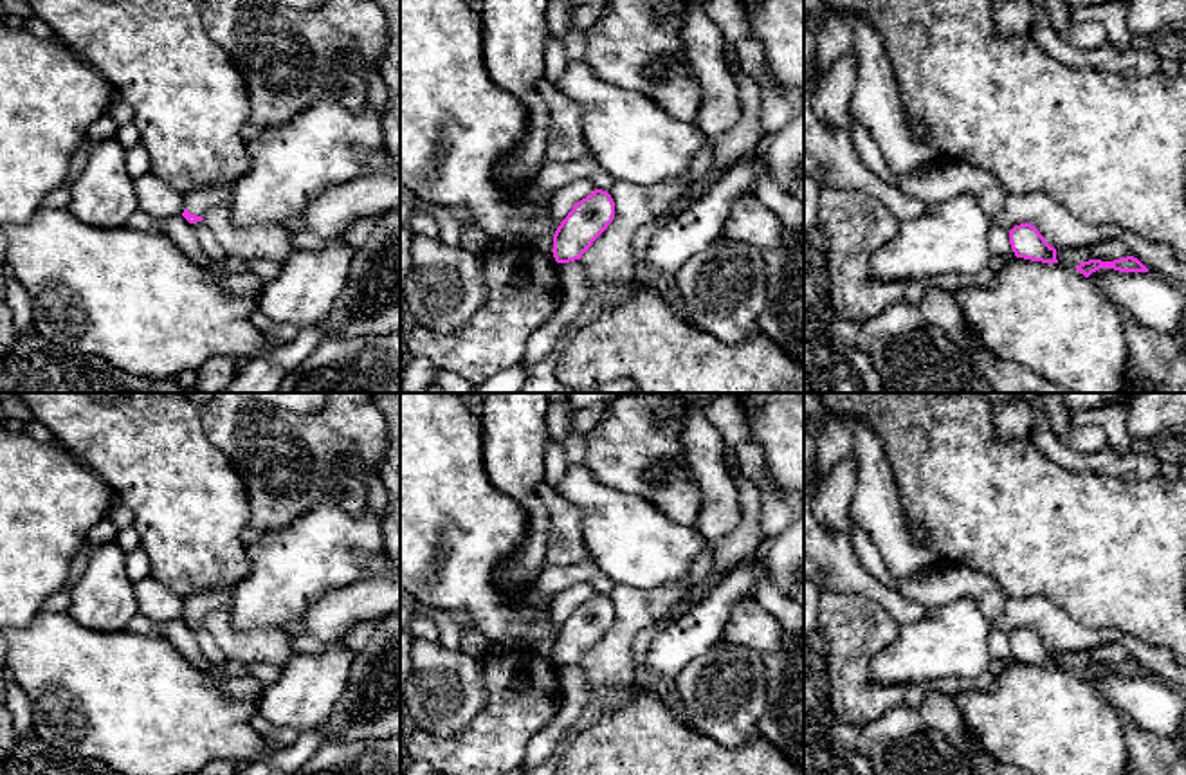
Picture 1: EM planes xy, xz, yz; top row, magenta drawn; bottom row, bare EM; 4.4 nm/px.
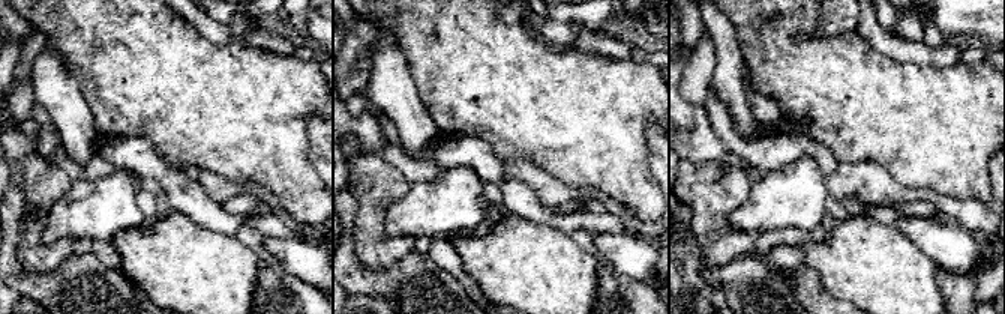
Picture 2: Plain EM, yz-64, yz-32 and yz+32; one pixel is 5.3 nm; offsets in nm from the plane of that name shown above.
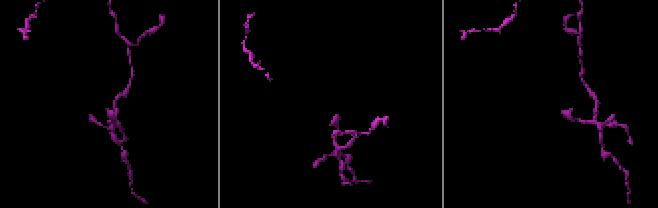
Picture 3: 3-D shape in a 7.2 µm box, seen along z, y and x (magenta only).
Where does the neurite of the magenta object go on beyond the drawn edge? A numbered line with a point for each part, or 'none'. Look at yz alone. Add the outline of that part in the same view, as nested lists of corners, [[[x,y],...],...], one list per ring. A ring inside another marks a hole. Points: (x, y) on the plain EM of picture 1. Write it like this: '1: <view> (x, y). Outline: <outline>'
none

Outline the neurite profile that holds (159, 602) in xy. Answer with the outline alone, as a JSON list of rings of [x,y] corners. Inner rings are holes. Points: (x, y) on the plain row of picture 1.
[[[146,577],[132,584],[132,588],[139,604],[139,613],[151,620],[162,624],[184,616],[184,598],[159,580]]]

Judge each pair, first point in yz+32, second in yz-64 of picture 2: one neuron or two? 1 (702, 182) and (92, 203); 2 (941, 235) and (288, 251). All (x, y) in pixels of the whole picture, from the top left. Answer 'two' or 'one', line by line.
1: two
2: one

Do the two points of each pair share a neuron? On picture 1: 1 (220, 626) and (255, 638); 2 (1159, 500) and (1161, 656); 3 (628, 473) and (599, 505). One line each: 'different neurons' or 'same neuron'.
1: same neuron
2: different neurons
3: different neurons

